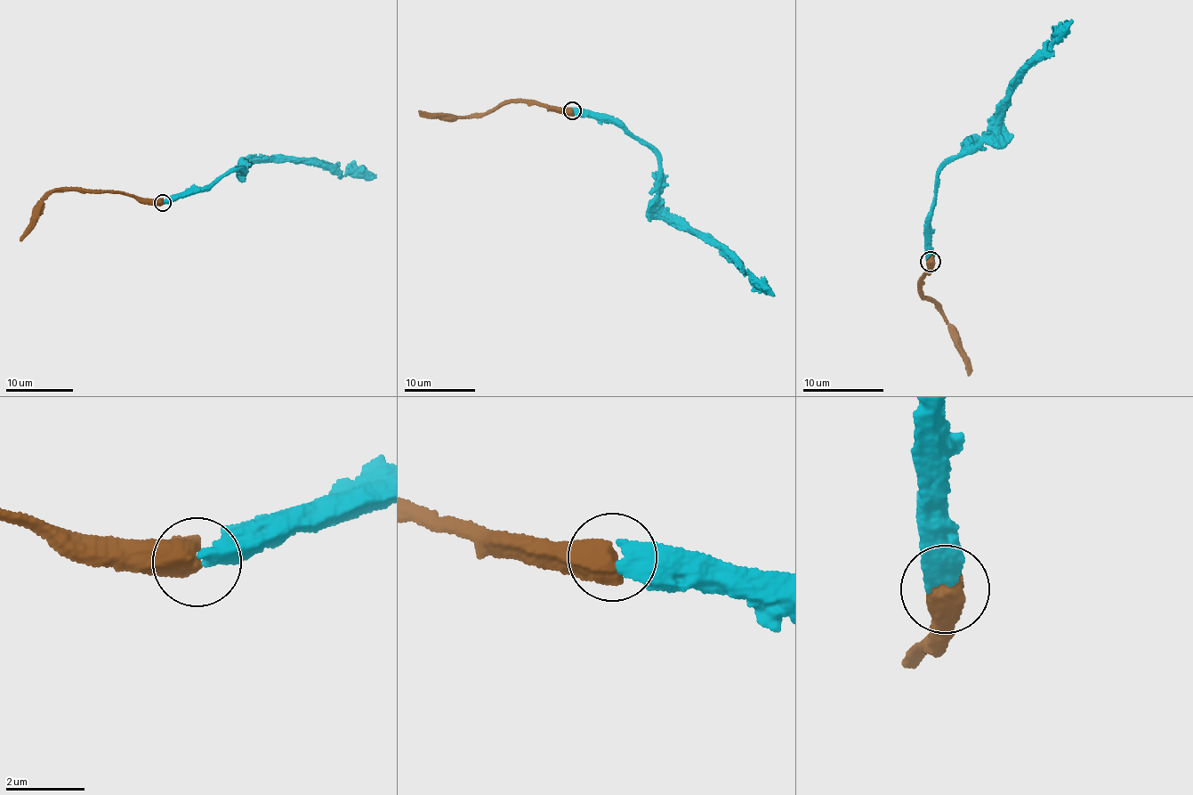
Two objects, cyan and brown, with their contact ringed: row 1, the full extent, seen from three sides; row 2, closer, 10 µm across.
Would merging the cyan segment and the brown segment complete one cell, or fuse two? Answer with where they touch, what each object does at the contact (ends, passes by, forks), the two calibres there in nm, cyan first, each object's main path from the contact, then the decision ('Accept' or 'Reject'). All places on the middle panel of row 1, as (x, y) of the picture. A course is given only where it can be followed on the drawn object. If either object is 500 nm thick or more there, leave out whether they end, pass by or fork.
Place: (572, 110). Thickness 500 nm (cyan) against 700 nm. Course of cyan: (572, 111), (603, 113), (619, 127), (641, 140), (656, 157), (661, 206), (694, 228), (775, 296). Course of brown: (572, 109), (555, 109), (522, 101), (500, 104), (484, 114), (465, 117), (418, 112). Accept

